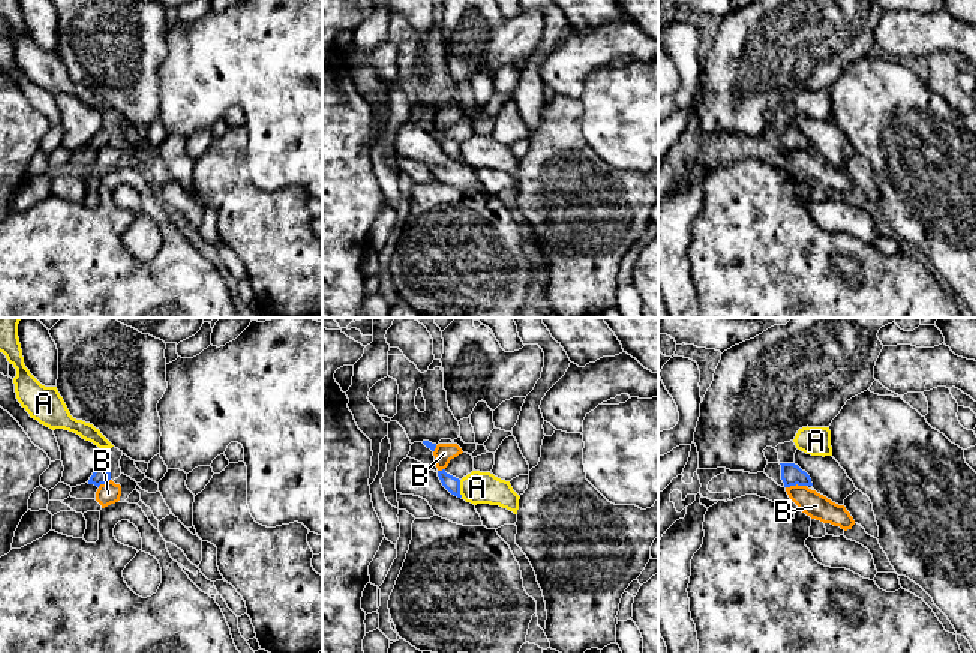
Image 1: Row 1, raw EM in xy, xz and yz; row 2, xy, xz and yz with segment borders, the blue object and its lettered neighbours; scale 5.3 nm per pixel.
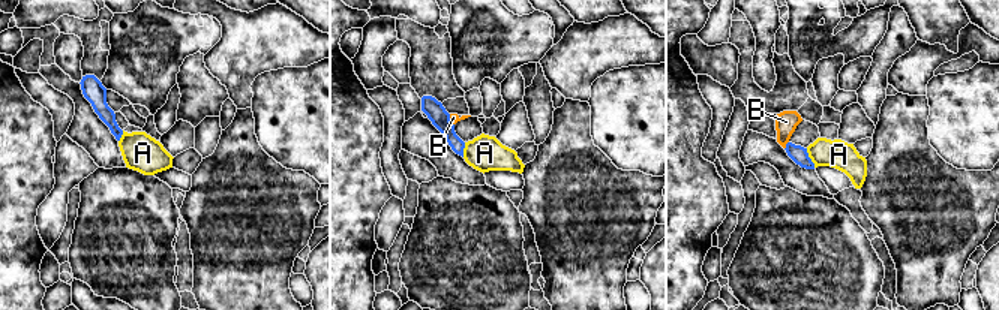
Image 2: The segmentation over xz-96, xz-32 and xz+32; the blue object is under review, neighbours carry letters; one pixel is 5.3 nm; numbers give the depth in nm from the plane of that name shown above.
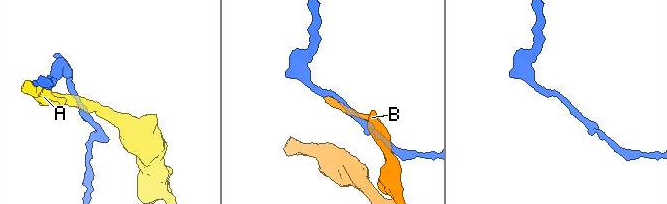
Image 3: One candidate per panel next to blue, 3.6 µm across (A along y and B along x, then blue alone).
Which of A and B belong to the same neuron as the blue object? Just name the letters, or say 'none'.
none

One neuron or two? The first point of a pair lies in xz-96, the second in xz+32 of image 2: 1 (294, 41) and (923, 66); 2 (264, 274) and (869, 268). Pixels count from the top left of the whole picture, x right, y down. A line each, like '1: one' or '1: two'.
1: one
2: two

